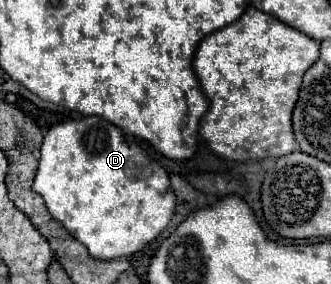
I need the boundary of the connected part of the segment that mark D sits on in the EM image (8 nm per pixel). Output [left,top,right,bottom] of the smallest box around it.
[32,116,176,260]

